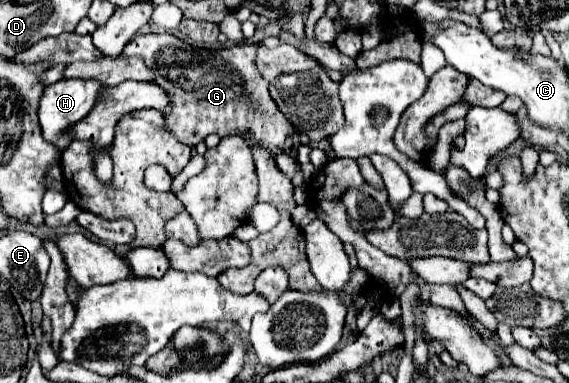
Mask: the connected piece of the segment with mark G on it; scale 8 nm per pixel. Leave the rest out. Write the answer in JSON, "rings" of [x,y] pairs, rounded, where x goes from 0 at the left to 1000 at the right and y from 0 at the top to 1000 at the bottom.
{"rings":[[[255,89],[237,94],[216,131],[216,146],[248,146],[255,167],[272,188],[272,219],[293,235],[304,261],[301,298],[290,303],[293,334],[329,381],[343,381],[367,350],[427,355],[431,339],[473,392],[490,444],[515,465],[522,449],[525,350],[515,324],[494,298],[480,266],[466,204],[448,167],[448,115],[427,115],[388,131],[339,125],[329,110],[301,89]]]}

